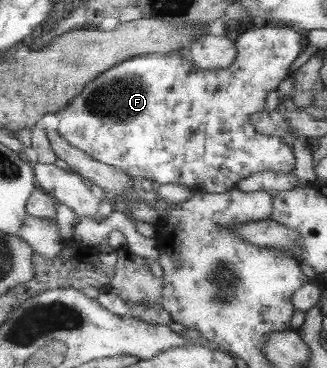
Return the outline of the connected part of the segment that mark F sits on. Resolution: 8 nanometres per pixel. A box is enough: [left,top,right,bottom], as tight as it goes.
[56,23,306,194]

